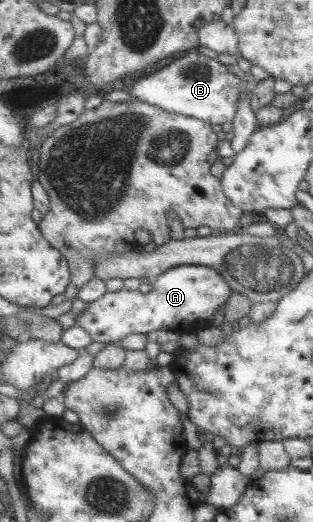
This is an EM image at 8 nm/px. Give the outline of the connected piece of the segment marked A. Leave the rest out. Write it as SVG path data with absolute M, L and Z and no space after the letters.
M182 265L171 268L161 274L154 281L151 291L144 293L139 289L126 290L124 288L114 292L107 292L102 298L89 303L75 319L75 323L86 329L96 342L116 342L124 340L131 334L148 334L152 330L169 329L182 333L194 333L211 324L212 318L218 310L225 306L235 290L231 284L214 267L206 265Z

